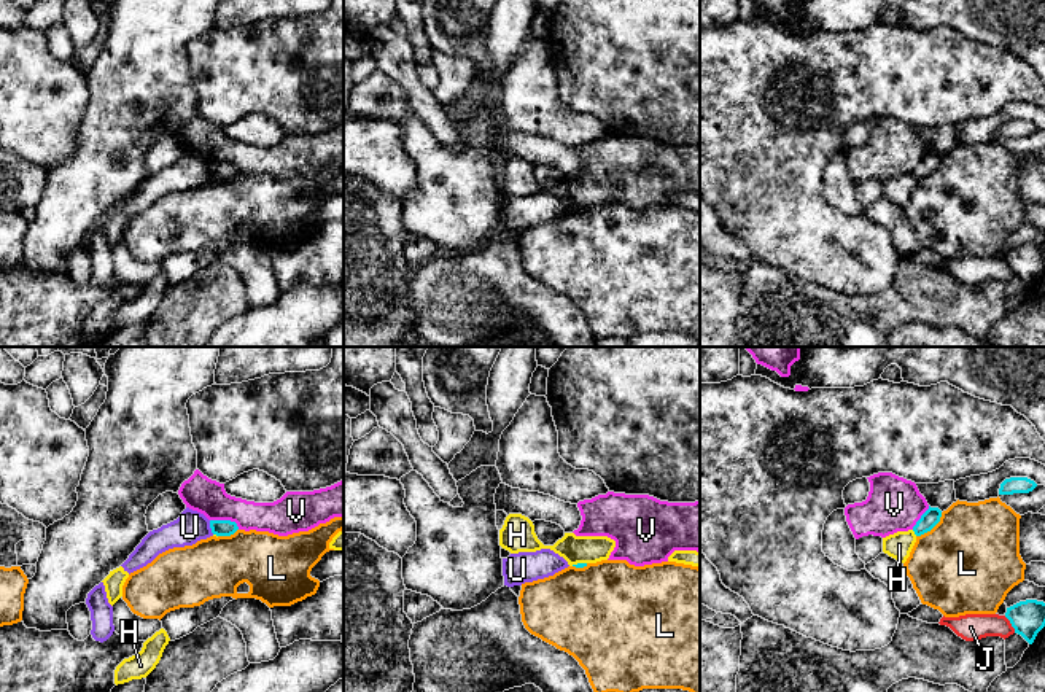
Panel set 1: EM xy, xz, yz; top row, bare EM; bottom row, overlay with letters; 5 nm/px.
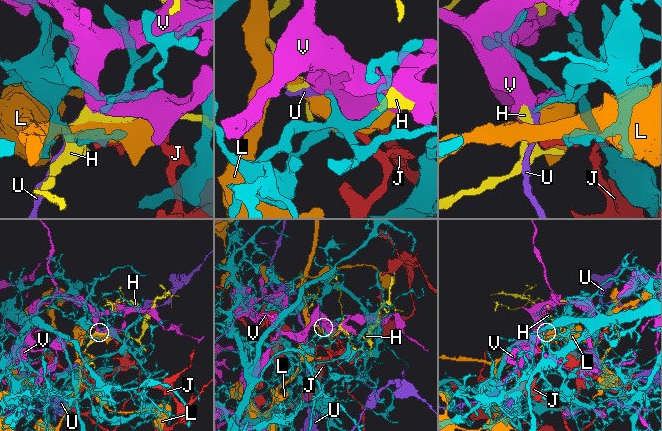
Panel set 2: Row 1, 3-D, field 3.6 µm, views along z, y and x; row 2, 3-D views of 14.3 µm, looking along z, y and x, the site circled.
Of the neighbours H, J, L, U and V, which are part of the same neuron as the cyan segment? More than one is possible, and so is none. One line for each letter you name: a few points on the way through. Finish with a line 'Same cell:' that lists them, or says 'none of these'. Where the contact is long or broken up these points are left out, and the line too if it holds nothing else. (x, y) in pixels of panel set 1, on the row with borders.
Same cell: none of these

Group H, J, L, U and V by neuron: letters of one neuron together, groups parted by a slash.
H / J / L / U / V

